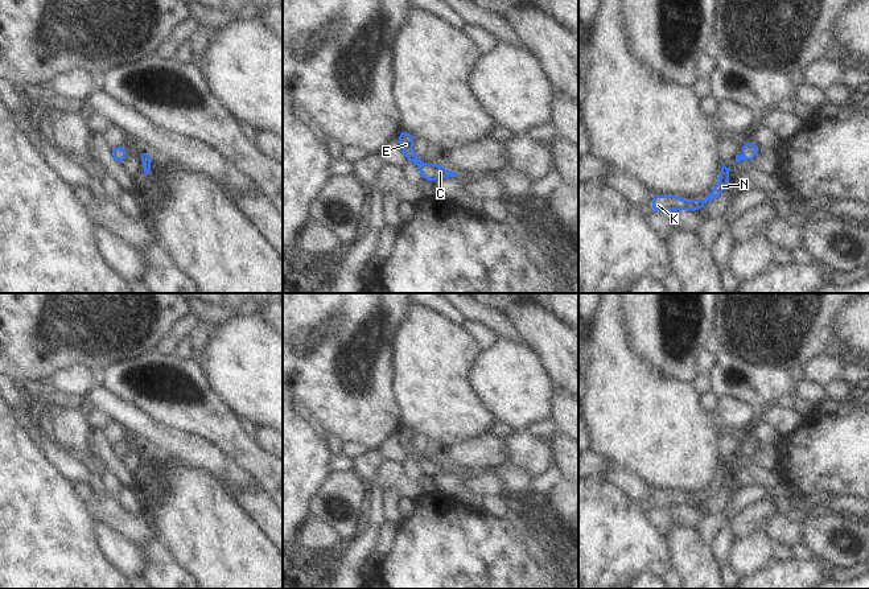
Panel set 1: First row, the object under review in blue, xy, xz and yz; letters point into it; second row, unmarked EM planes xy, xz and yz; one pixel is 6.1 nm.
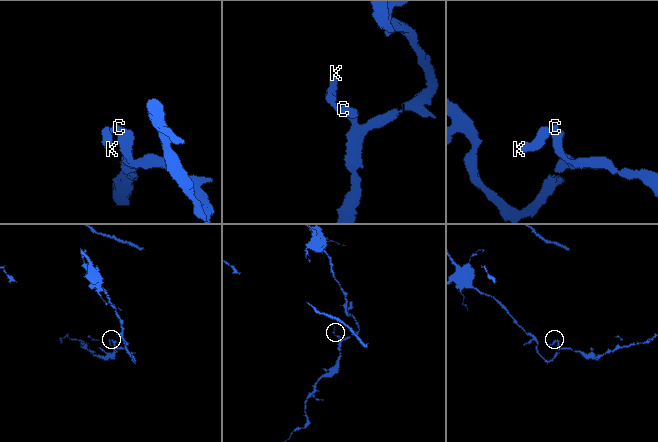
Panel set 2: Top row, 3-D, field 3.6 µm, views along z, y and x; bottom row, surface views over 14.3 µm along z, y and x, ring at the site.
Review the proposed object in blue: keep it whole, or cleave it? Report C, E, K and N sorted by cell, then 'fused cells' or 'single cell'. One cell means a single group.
C E K N; single cell

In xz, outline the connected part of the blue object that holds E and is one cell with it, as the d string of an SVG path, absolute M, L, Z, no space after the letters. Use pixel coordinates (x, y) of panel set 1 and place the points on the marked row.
M400 129L400 132L399 132L400 149L404 152L405 160L408 160L411 162L416 162L419 165L419 172L424 180L432 182L432 181L440 180L440 178L458 177L456 173L446 170L440 164L434 164L434 165L425 164L421 158L419 158L412 152L413 141L415 141L415 137L412 135Z

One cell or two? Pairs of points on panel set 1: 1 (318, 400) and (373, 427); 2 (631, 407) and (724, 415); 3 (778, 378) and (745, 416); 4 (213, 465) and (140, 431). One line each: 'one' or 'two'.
1: one
2: two
3: two
4: one

